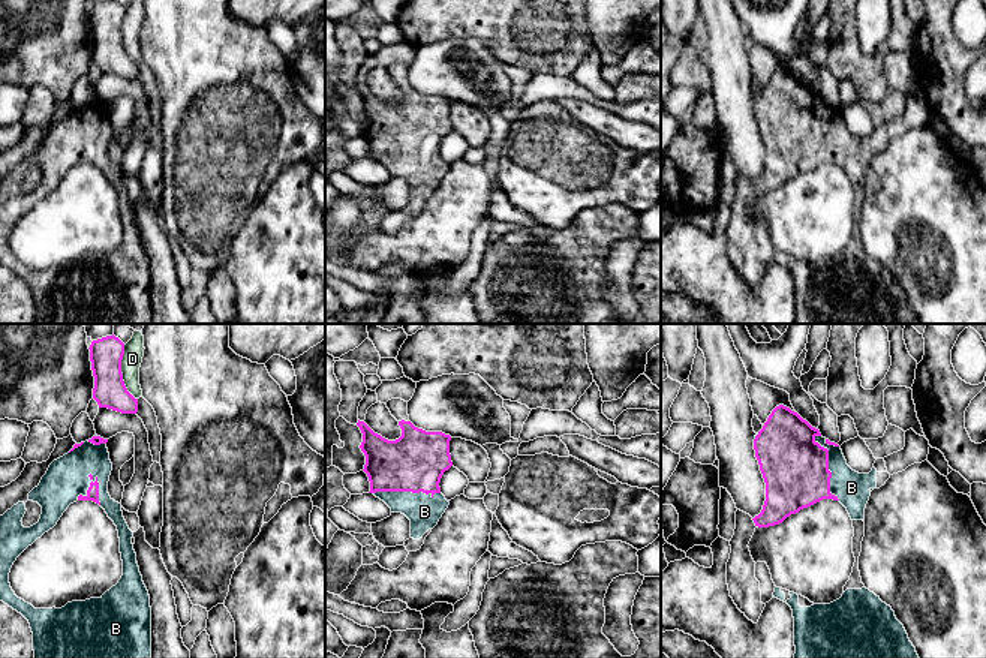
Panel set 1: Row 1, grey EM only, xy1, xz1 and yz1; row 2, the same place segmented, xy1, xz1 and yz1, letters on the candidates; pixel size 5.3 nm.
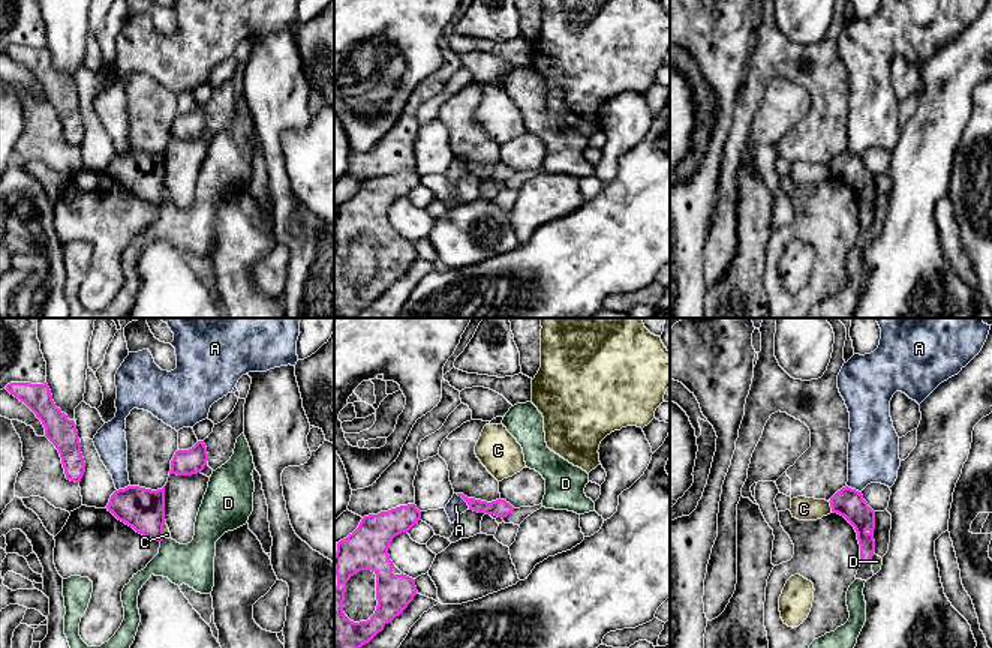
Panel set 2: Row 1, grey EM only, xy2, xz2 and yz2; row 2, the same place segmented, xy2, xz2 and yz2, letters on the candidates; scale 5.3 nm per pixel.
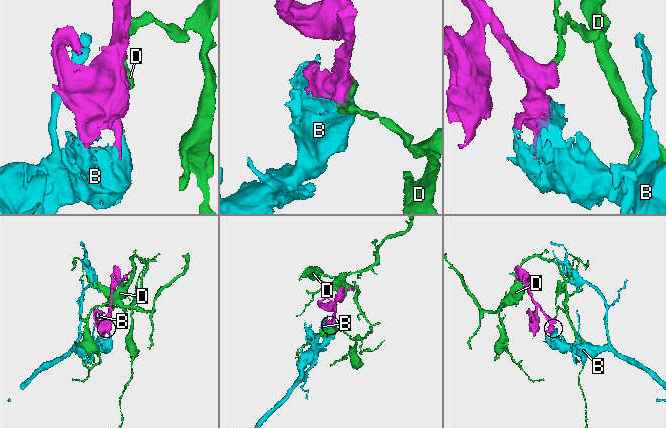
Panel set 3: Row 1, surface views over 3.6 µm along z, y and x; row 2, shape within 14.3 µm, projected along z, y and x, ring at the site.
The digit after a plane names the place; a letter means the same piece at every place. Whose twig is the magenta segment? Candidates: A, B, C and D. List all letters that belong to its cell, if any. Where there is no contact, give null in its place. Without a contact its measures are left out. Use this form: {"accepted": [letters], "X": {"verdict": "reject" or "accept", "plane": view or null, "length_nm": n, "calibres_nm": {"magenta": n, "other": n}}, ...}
{"accepted": ["B"], "A": {"verdict": "reject", "plane": "xz2", "length_nm": 120, "calibres_nm": {"magenta": 90, "other": 90}}, "B": {"verdict": "accept", "plane": "yz1", "length_nm": 380, "calibres_nm": {"magenta": 360, "other": 180}}, "C": {"verdict": "reject", "plane": "yz2", "length_nm": 60, "calibres_nm": {"magenta": 160, "other": 130}}, "D": {"verdict": "reject", "plane": "xy1", "length_nm": 300, "calibres_nm": {"magenta": 180, "other": 110}}}

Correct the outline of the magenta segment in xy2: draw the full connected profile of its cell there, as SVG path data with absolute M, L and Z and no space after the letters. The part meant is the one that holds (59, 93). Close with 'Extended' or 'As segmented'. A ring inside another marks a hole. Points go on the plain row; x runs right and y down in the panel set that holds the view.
M10 46L6 54L24 66L42 86L45 100L60 117L66 142L79 147L85 136L76 88L55 70L46 46Z. As segmented

